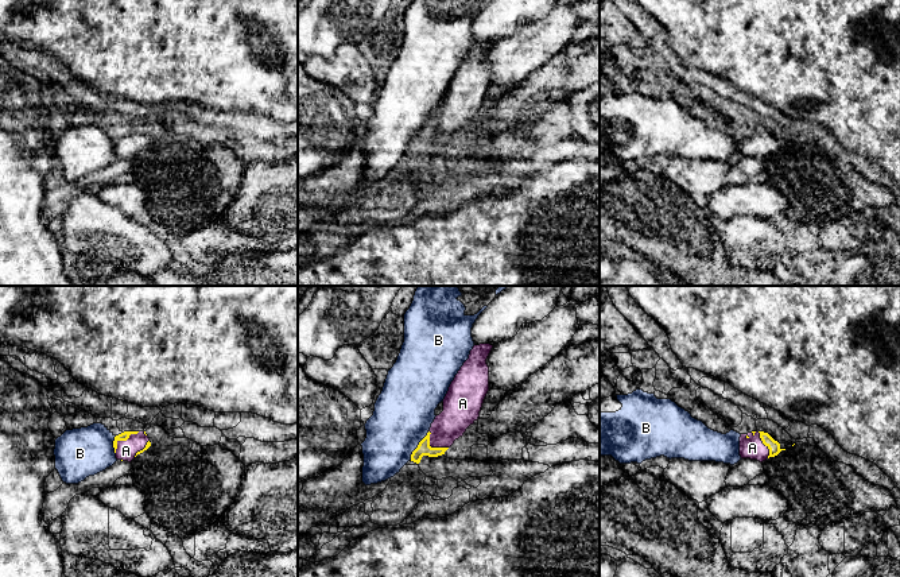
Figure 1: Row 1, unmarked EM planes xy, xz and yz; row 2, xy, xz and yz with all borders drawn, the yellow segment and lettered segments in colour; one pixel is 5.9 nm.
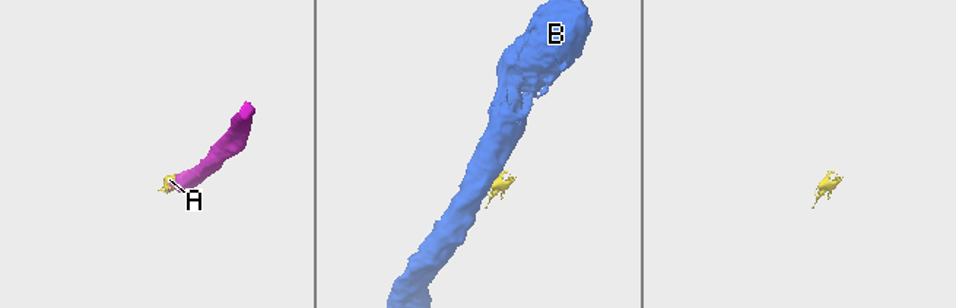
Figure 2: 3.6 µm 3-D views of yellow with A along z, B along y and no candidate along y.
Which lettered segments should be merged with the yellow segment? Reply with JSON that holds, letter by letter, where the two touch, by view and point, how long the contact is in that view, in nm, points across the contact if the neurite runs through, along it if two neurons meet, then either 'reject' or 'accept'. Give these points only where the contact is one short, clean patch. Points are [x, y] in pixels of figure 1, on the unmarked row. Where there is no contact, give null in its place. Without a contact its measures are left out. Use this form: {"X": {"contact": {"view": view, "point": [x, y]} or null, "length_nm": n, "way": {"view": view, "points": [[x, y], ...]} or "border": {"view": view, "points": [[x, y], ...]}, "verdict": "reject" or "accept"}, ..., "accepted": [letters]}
{"A": {"contact": {"view": "xy", "point": [123, 138]}, "length_nm": 200, "way": {"view": "xy", "points": [[124, 134], [123, 138], [125, 148]]}, "verdict": "accept"}, "B": {"contact": {"view": "xz", "point": [418, 143]}, "length_nm": 200, "border": {"view": "xz", "points": [[429, 130], [410, 157]]}, "verdict": "reject"}, "accepted": ["A"]}

